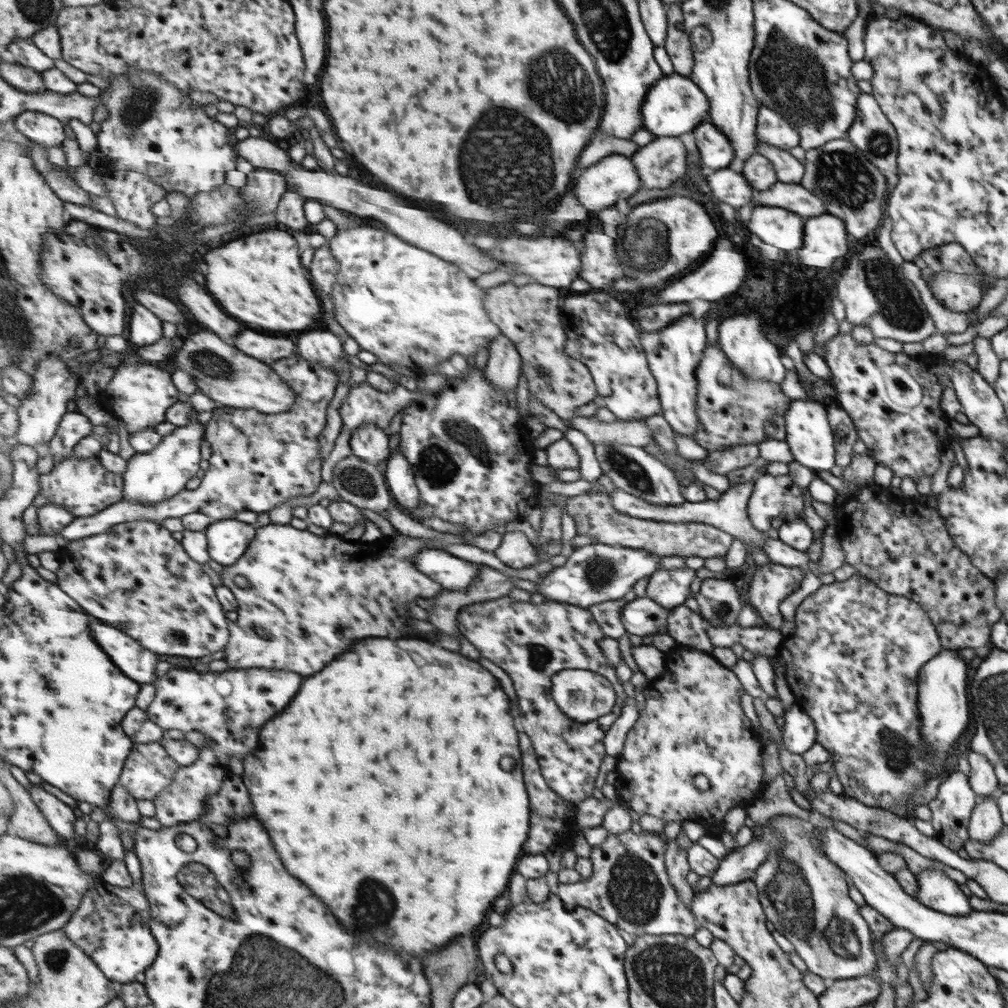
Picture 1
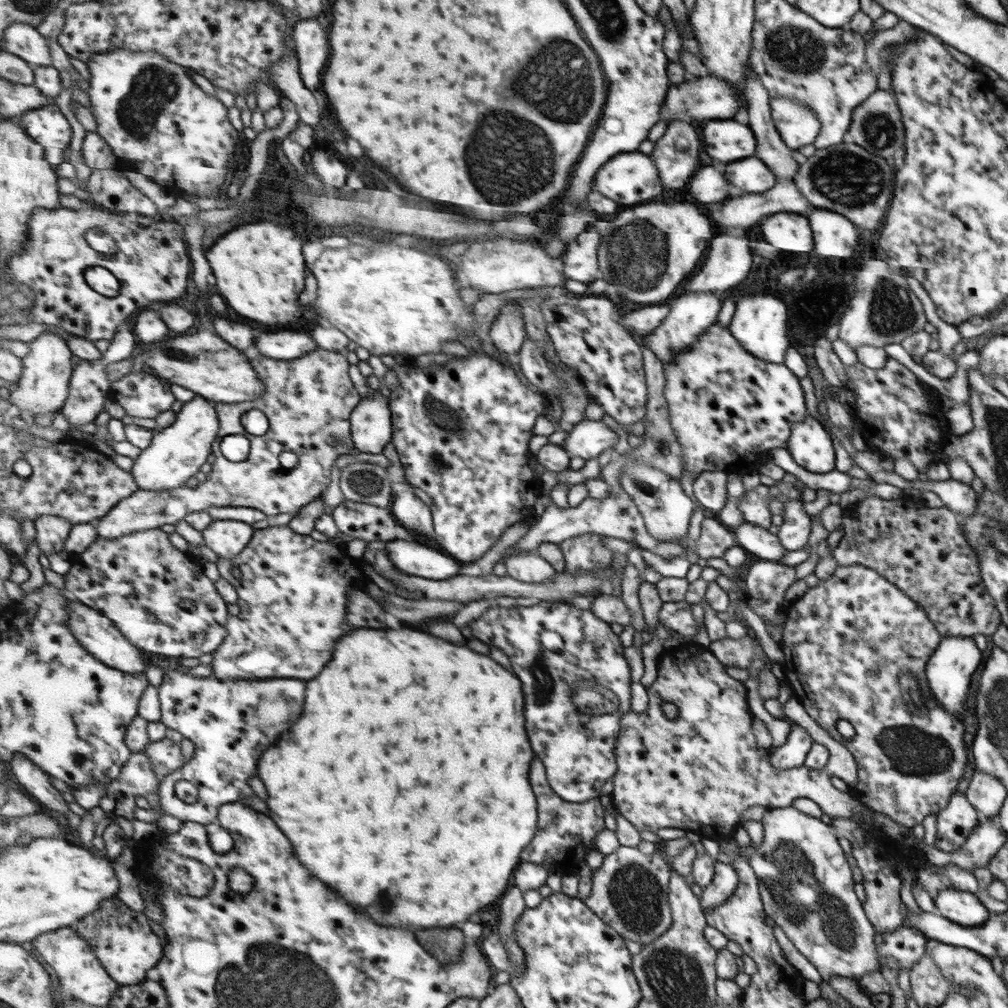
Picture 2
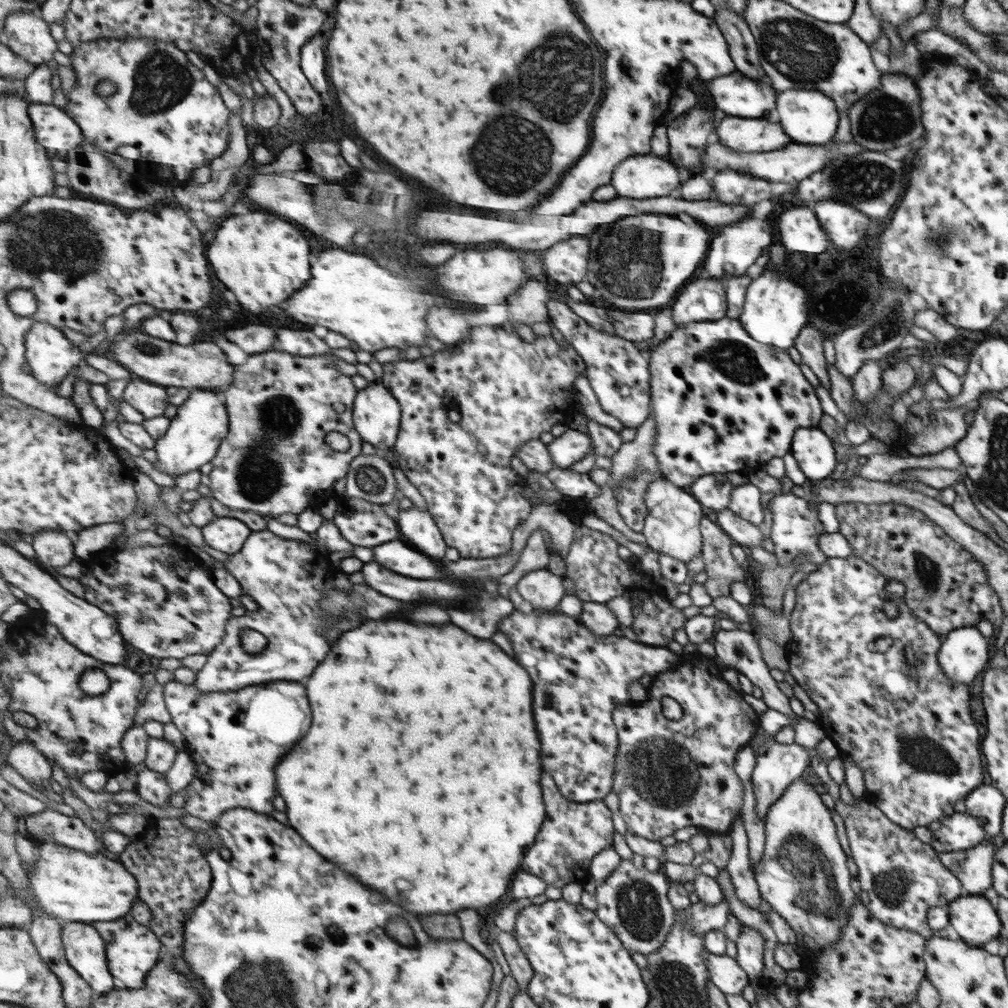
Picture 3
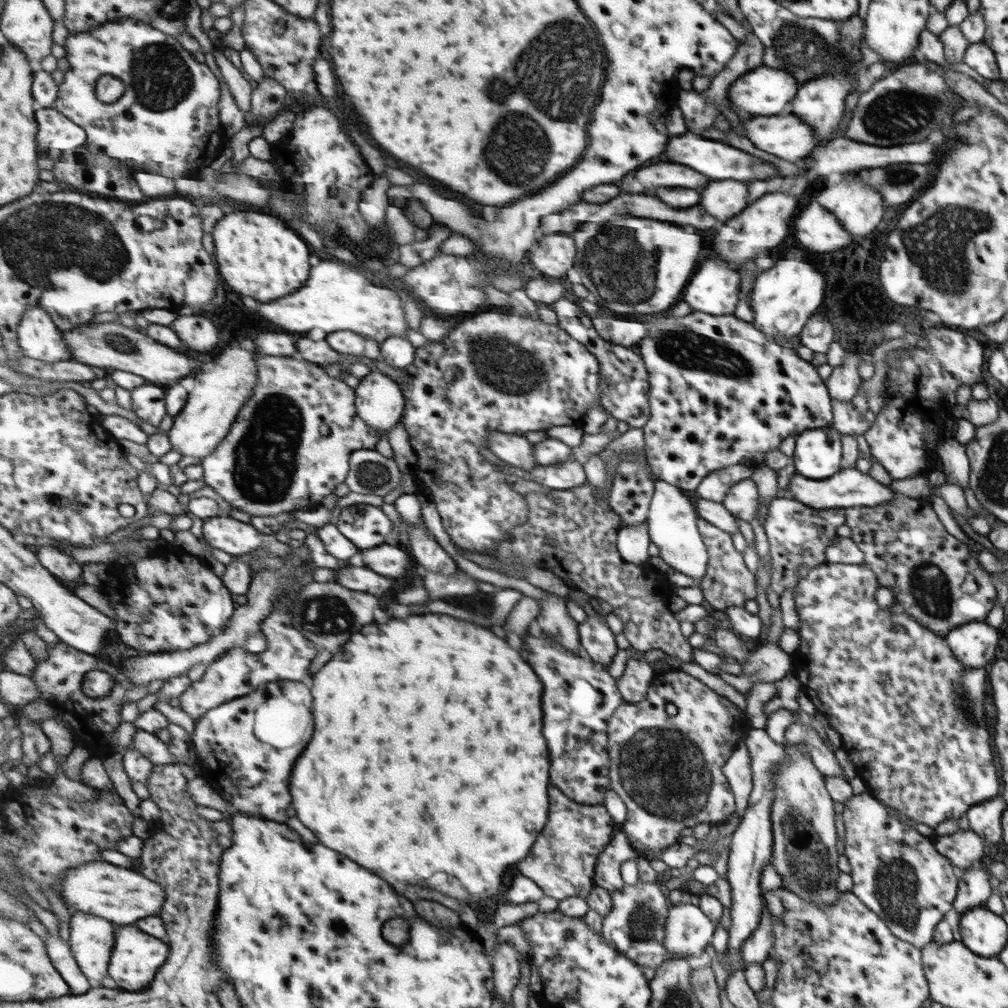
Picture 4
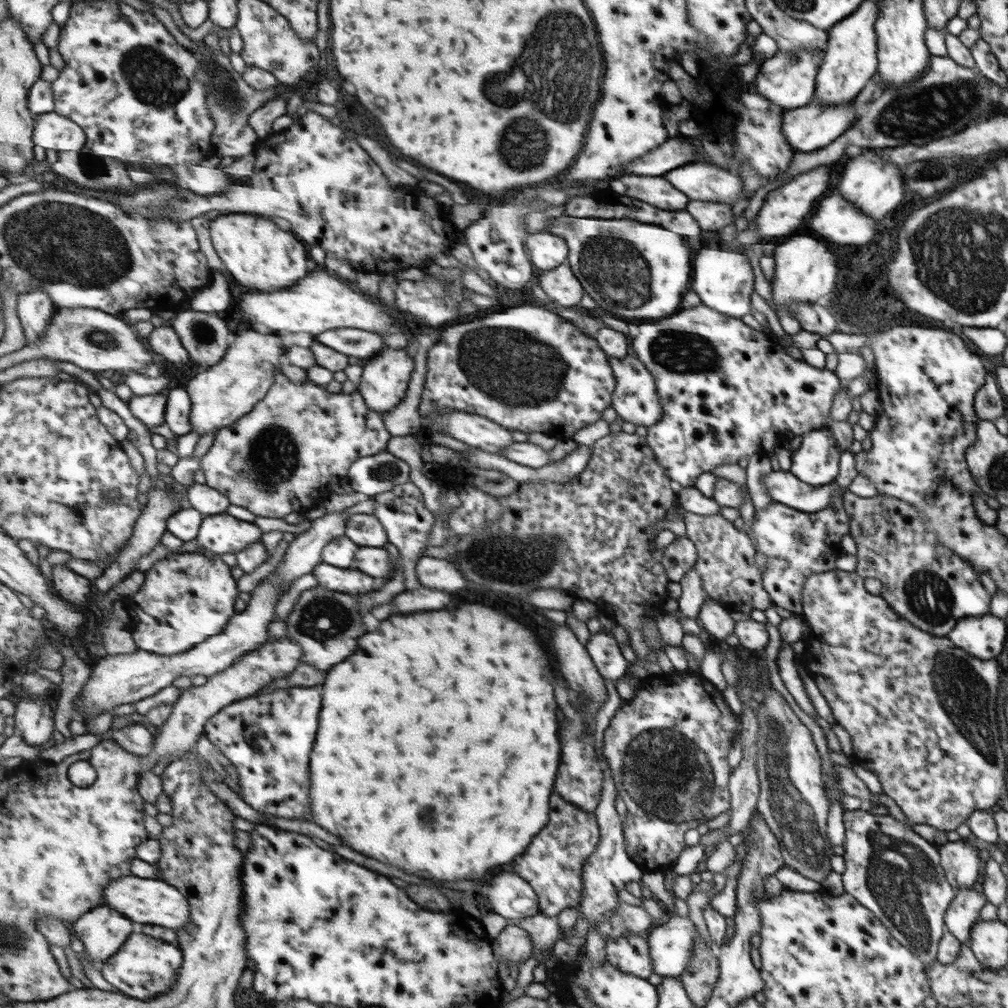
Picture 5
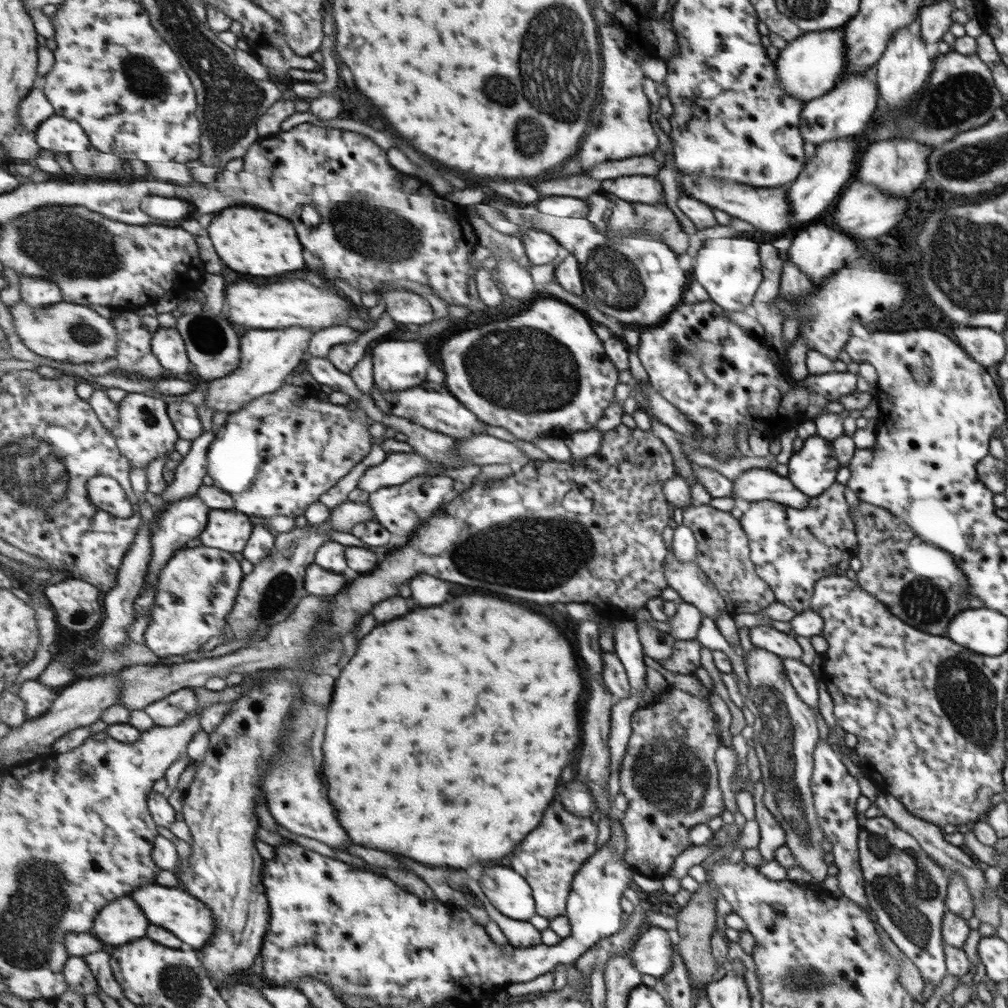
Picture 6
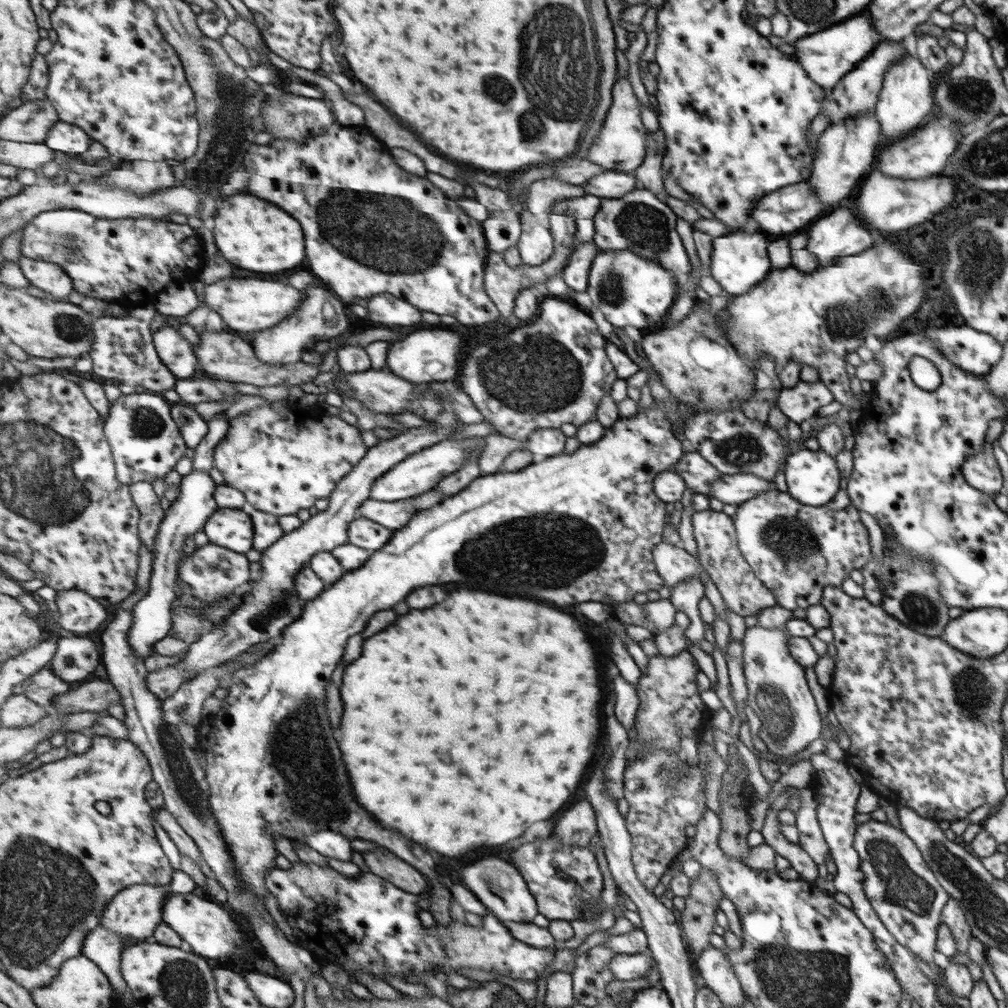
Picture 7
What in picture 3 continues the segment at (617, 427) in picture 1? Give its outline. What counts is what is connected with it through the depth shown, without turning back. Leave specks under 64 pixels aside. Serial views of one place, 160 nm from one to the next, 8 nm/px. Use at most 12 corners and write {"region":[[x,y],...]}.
{"region":[[569,429],[548,447],[564,469],[593,451],[589,433]]}

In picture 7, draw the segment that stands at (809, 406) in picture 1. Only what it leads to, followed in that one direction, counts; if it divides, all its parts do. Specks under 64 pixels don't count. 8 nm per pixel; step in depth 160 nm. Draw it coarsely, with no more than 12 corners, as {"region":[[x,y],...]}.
{"region":[[799,448],[784,460],[787,493],[823,506],[839,490],[836,459]]}

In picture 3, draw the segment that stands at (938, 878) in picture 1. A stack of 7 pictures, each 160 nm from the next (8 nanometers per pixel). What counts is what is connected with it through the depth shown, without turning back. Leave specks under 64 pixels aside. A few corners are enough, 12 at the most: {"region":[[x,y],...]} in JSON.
{"region":[[962,894],[946,908],[967,945],[1000,934],[1000,920],[981,895]]}

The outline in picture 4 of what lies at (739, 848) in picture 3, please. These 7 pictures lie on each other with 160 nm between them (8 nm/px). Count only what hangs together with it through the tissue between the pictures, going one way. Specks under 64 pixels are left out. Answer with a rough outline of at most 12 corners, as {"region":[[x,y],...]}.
{"region":[[743,740],[723,771],[741,816],[752,789],[750,756]]}

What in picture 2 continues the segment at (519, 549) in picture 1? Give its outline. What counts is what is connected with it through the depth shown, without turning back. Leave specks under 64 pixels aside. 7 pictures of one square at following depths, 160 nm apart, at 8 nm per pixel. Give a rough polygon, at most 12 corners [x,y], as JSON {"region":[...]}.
{"region":[[536,552],[504,560],[507,575],[523,583],[551,583],[555,568]]}

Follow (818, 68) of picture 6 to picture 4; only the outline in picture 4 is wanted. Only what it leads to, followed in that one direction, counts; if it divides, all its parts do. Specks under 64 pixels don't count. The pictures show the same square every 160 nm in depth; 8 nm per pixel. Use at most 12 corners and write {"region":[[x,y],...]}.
{"region":[[761,64],[727,87],[751,117],[787,110],[800,86]]}

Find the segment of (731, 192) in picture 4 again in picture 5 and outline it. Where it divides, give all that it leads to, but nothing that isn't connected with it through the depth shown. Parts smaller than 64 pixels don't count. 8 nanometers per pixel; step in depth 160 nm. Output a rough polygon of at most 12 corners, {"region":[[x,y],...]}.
{"region":[[690,200],[685,211],[701,231],[733,223],[731,205]]}

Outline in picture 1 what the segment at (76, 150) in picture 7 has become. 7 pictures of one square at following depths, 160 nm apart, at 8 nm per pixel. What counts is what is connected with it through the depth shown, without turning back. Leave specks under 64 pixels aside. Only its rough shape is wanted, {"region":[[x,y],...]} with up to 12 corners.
{"region":[[28,111],[15,120],[33,144],[64,147],[65,126],[48,113]]}

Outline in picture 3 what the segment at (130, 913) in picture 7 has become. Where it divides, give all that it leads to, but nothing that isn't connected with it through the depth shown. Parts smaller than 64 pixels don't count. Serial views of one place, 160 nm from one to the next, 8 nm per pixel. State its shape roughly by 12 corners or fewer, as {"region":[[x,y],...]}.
{"region":[[67,923],[71,966],[102,995],[118,985],[104,937],[88,923]]}

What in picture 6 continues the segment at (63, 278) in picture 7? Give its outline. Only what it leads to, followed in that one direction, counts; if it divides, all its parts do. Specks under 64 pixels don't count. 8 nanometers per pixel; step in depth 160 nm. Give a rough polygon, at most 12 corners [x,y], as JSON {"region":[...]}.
{"region":[[21,275],[22,300],[43,308],[64,300],[48,278]]}

